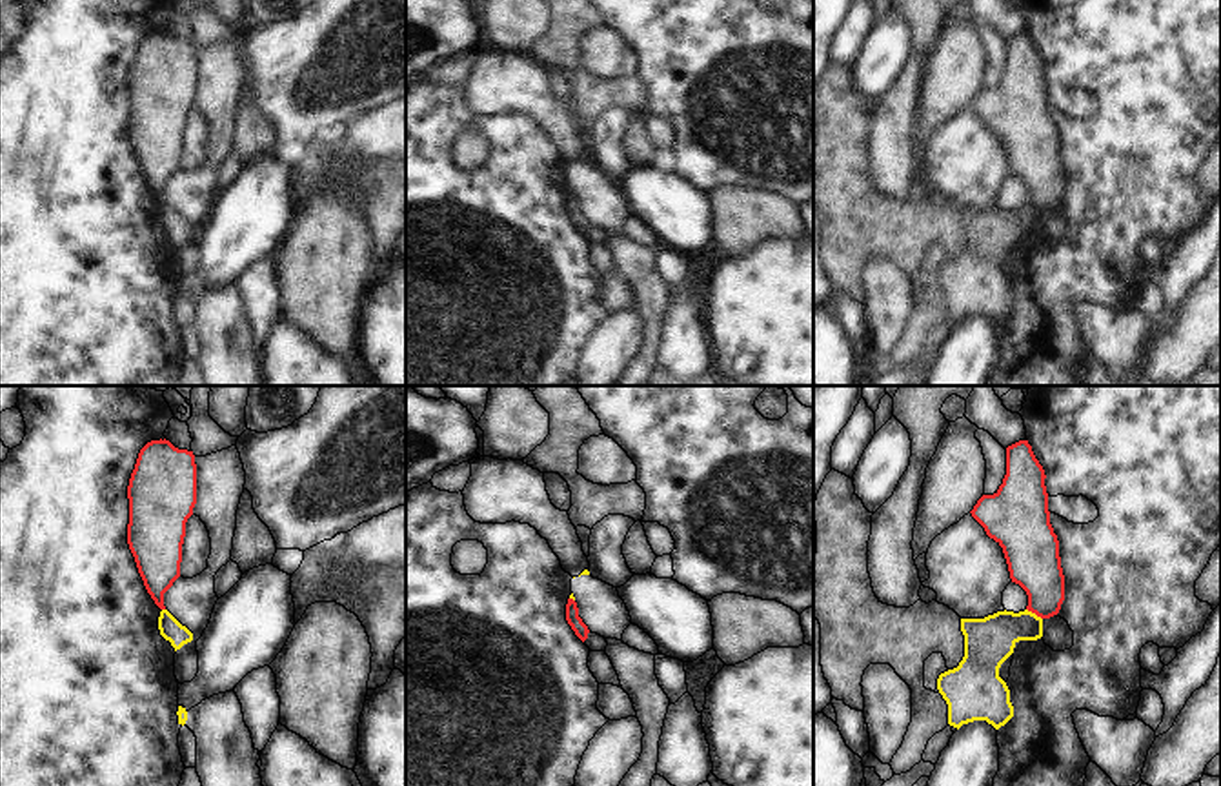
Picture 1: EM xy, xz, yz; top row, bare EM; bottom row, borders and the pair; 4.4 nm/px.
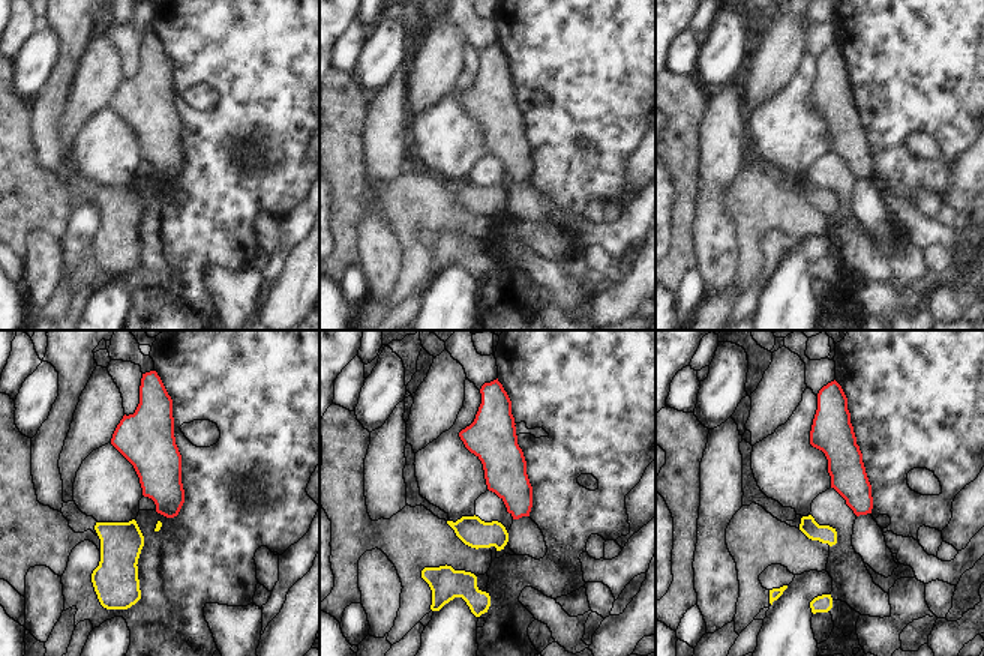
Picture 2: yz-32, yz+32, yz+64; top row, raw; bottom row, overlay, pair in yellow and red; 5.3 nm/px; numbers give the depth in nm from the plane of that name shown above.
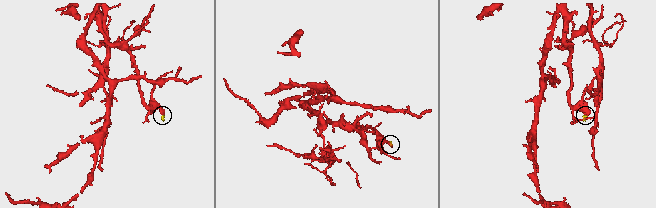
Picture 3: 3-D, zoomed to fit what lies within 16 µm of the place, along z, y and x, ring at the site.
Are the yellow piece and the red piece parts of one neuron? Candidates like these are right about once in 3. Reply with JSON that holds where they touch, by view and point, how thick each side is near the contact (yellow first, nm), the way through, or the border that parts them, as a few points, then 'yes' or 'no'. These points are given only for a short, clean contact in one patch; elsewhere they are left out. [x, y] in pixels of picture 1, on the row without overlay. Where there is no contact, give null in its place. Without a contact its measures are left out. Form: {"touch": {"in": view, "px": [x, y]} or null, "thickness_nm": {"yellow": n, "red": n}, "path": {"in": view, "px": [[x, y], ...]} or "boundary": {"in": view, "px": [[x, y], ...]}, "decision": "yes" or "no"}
{"touch": {"in": "yz", "px": [1034, 206]}, "thickness_nm": {"yellow": 220, "red": 240}, "boundary": {"in": "yz", "px": [[1027, 201], [1041, 211]]}, "decision": "no"}

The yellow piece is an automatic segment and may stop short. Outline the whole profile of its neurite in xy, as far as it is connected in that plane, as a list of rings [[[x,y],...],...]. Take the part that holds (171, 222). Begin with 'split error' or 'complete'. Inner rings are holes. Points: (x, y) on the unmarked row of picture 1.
complete; [[[167,202],[160,204],[158,222],[160,227],[171,235],[175,244],[193,233],[193,226],[182,218]]]

